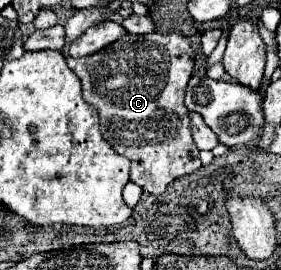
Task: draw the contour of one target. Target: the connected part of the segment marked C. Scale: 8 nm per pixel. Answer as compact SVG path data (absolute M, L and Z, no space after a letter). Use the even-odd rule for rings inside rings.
M171 31L149 35L125 33L121 39L93 55L67 59L69 67L81 79L83 99L99 111L101 133L105 141L115 149L115 153L131 161L131 181L153 195L161 195L171 181L189 175L201 167L199 149L191 139L189 111L183 105L185 87L193 73L193 57L195 53L191 41L181 31Z

